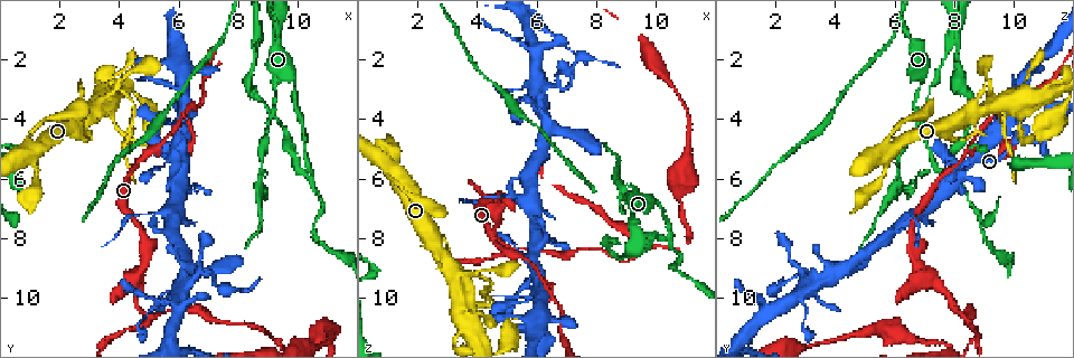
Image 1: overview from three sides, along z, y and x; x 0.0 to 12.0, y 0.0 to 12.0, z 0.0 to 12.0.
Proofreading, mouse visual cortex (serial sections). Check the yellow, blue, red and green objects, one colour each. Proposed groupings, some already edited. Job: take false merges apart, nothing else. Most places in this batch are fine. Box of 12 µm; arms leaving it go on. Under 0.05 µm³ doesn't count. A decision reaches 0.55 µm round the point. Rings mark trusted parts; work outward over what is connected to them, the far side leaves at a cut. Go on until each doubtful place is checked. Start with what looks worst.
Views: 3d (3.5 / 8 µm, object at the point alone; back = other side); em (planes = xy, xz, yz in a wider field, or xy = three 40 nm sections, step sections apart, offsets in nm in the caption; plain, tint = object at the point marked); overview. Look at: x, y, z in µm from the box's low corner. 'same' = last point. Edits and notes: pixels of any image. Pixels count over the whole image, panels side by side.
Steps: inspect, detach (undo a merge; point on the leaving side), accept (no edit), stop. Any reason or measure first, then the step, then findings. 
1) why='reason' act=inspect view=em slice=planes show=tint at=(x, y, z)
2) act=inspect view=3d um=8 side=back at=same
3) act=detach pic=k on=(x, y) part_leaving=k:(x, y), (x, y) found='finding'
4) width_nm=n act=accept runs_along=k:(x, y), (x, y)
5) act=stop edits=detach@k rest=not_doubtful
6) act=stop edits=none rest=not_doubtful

why='abrupt turn' act=inspect view=3d um=3.5 at=(10.4, 6.0, 7.9)

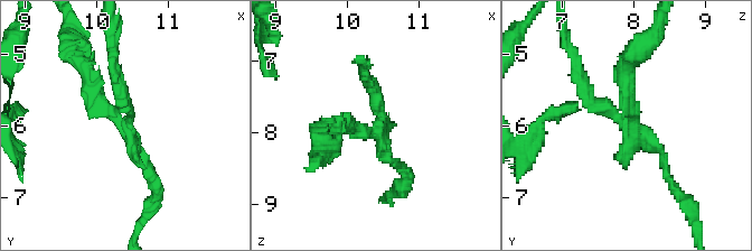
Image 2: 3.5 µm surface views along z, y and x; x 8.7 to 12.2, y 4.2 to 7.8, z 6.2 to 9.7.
act=inspect view=em slice=xy step=3 show=tint at=(10.45, 5.95, 7.90)

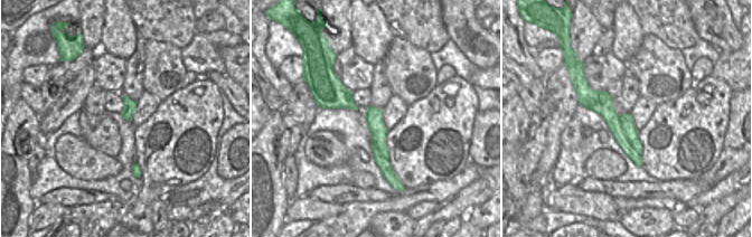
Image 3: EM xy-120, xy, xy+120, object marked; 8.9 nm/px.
act=detach pic=2 on=(624, 102) part_leaving=2:(632, 123), (627, 65), (652, 34) found='a second cell is stuck on'

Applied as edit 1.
why='see it whole again' act=inspect view=overview

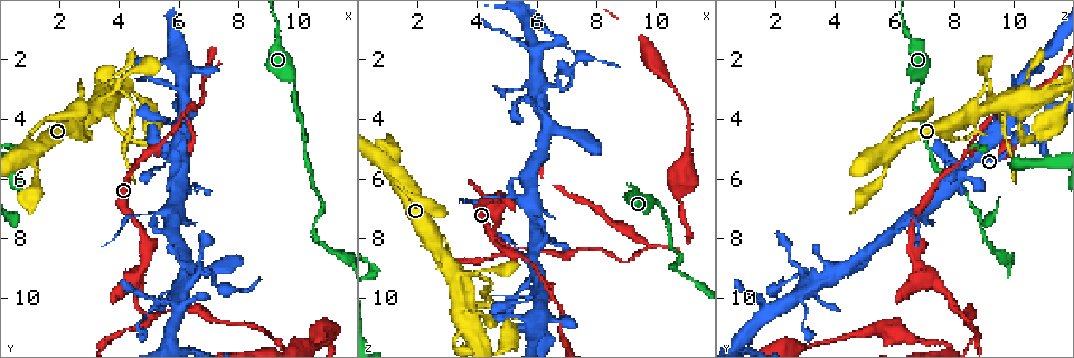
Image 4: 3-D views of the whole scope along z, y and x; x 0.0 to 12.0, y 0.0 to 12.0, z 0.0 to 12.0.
why='three arms meet' act=inspect view=3d um=8 at=(6.1, 3.9, 9.4)

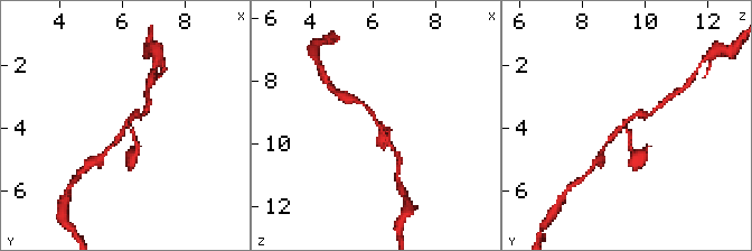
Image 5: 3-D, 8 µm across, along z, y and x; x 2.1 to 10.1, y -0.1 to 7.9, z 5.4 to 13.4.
why='closer look' act=inspect view=3d um=3.5 at=(6.1, 3.9, 9.3)

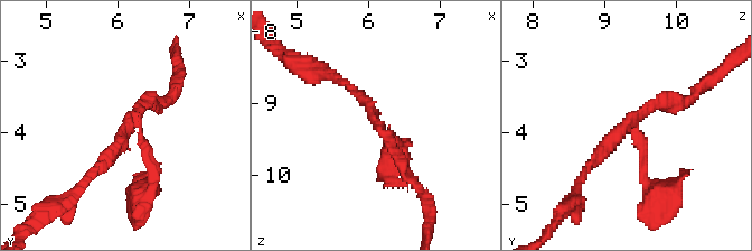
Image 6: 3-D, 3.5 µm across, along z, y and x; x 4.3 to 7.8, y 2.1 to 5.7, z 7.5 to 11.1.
arms=3 arm_widths_nm=150,150,150 why='need the tissue' act=inspect view=em slice=xy step=5 show=tint at=(6.15, 3.90, 9.25)

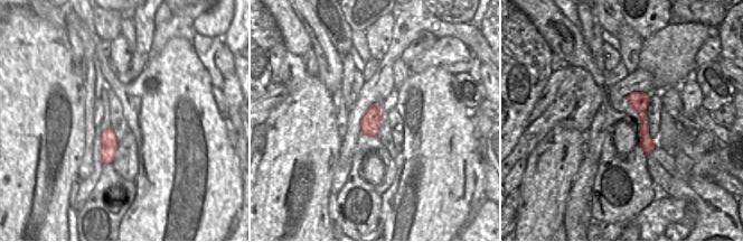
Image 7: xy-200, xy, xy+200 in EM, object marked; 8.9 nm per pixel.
act=accept runs_along=6:(583, 174), (635, 115), (680, 102) found='all the same cell'

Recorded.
why='arms part here' act=inspect view=3d um=3.5 at=(4.9, 10.6, 8.3)

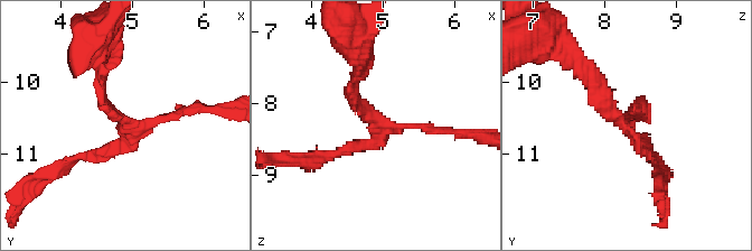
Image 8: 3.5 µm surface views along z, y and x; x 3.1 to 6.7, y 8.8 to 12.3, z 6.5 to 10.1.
why='now the EM' act=inspect view=em slice=xy step=1 show=tint at=(4.95, 10.55, 8.25)

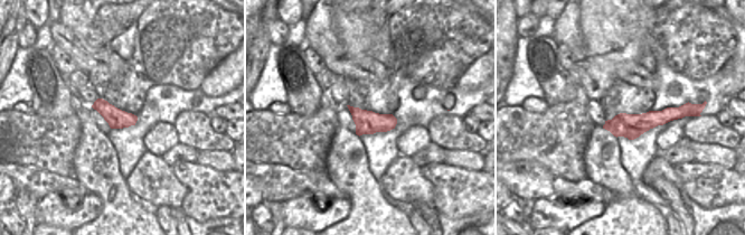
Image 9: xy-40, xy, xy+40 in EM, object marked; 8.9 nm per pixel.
arms=3 act=accept runs_along=9:(679, 110), (633, 125), (607, 127) found='continuous, no second cell'

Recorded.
why='a fork' act=inspect view=3d um=3.5 at=(6.1, 9.7, 2.9)

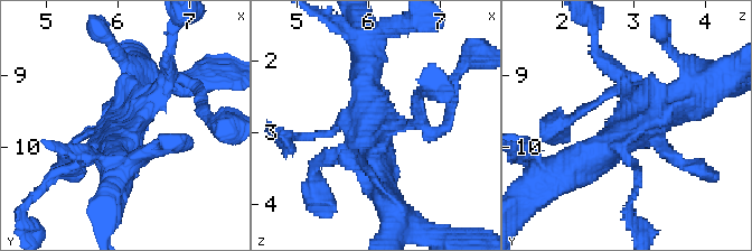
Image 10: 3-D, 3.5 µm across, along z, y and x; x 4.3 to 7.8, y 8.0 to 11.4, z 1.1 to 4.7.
act=inspect view=em slice=xy step=3 show=tint at=(6.10, 9.75, 2.95)

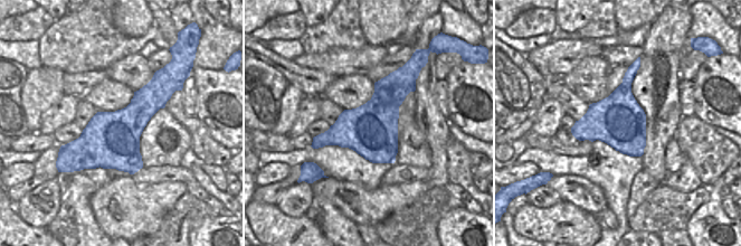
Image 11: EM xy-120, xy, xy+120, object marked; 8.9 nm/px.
act=accept runs_along=10:(692, 99), (660, 109), (569, 168) found='all the same cell'

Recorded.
act=inspect view=3d um=3.5 side=back at=(6.7, 9.1, 2.8)

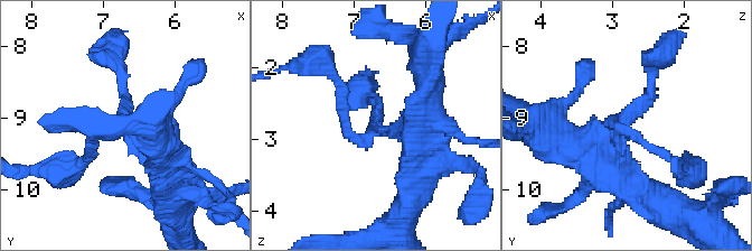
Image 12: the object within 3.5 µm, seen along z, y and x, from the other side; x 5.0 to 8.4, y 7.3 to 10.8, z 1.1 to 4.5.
arms=3 arm_widths_nm=150,150,400 act=inspect view=em slice=xy step=3 show=tint at=(6.70, 9.05, 2.85)

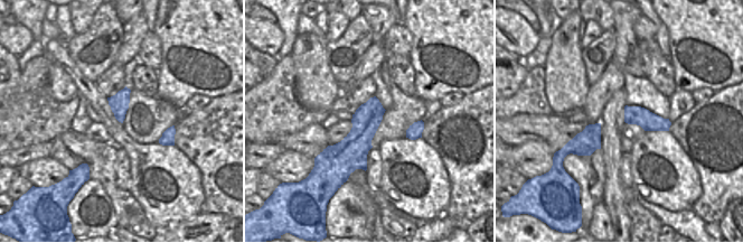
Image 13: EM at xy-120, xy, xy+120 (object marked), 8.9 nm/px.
why='cut it another way' act=inspect view=em slice=xy step=2 show=tint at=same

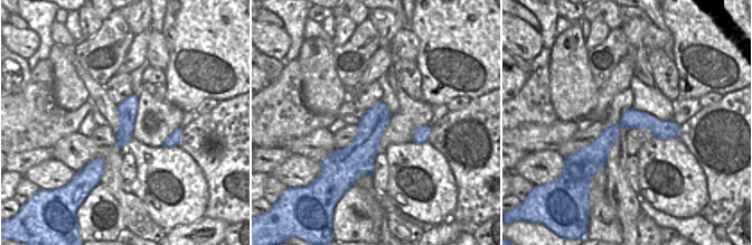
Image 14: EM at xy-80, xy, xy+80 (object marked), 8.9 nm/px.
act=accept runs_along=12:(417, 143), (406, 129), (358, 141), (338, 103) found='all the same cell'

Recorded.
act=stop edits=detach@2 rest=not_doubtful

